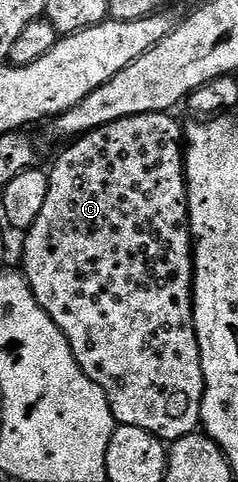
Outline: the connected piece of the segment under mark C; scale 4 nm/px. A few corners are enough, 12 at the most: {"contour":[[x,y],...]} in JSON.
{"contour":[[98,127],[22,272],[117,422],[201,428],[186,133]]}

